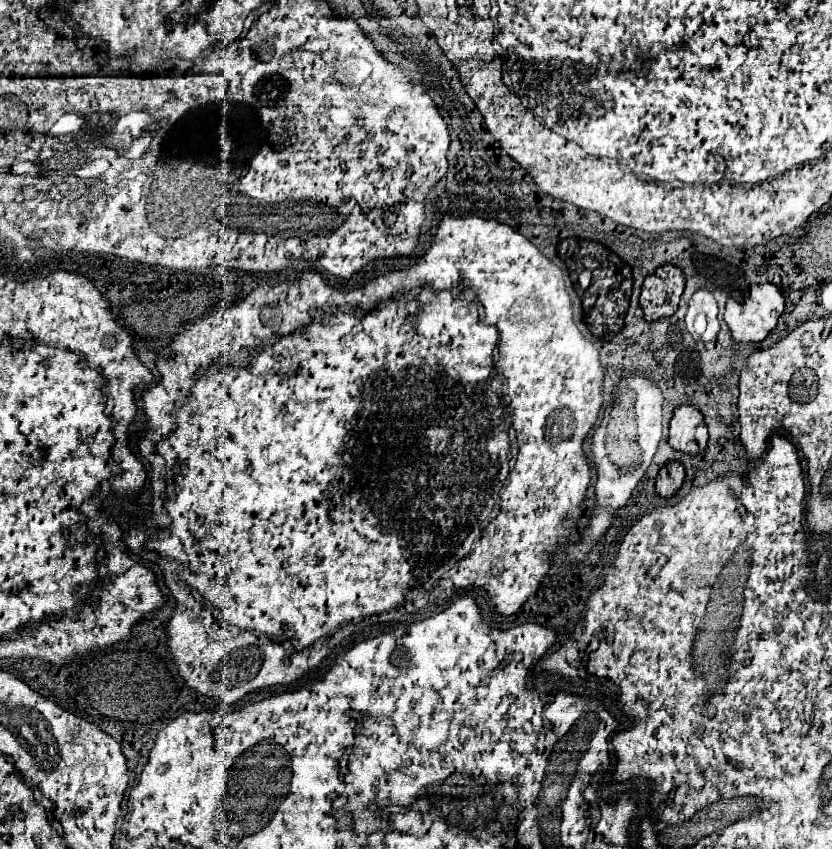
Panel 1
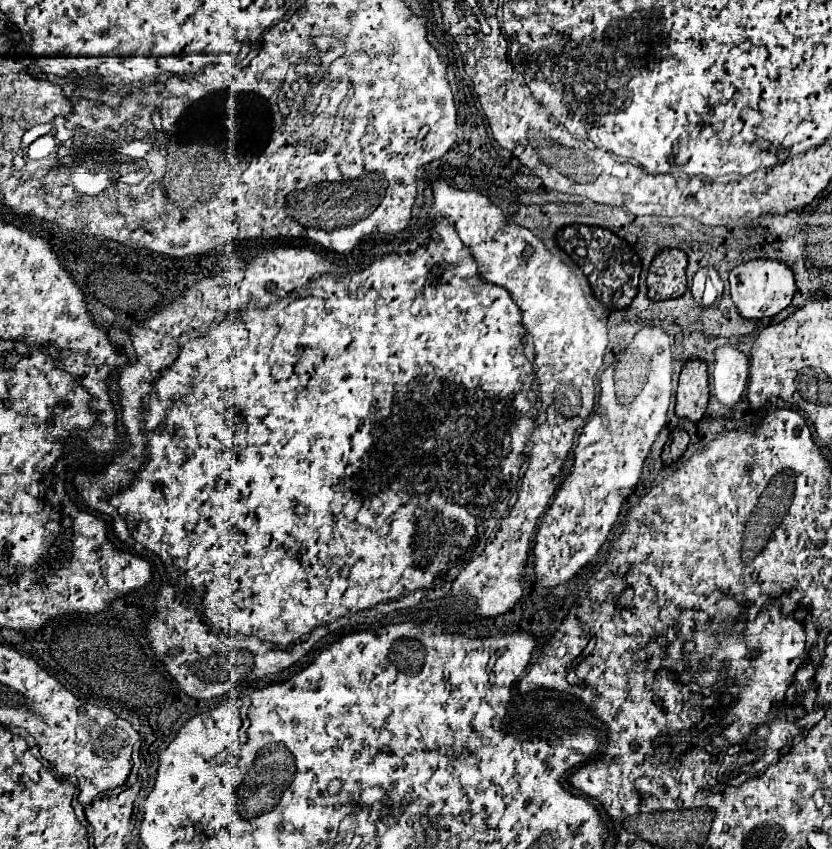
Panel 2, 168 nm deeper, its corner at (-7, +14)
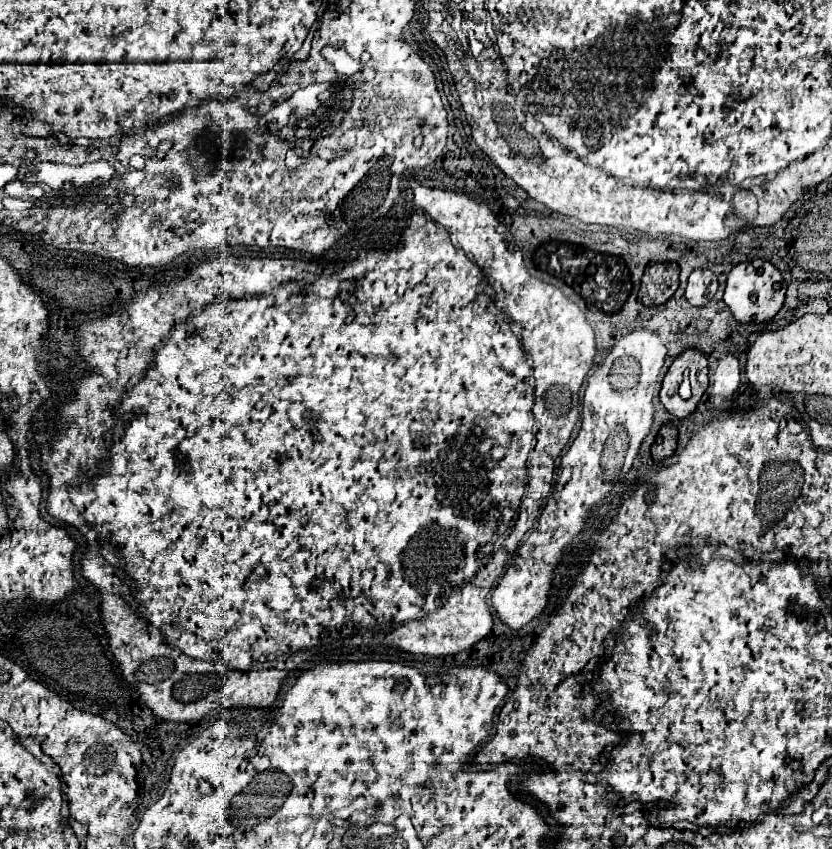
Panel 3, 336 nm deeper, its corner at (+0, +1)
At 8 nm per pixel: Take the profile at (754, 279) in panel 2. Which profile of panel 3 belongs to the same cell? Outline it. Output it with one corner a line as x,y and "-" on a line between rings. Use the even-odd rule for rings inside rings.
750,260
750,262
740,262
728,272
726,280
726,290
724,290
724,302
732,310
734,318
738,322
766,322
770,320
784,302
786,294
786,284
782,280
782,274
774,264
768,260

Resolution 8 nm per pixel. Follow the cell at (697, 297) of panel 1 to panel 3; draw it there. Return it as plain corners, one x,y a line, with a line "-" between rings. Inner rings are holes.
694,270
688,278
686,300
694,306
704,306
718,290
718,278
710,270

